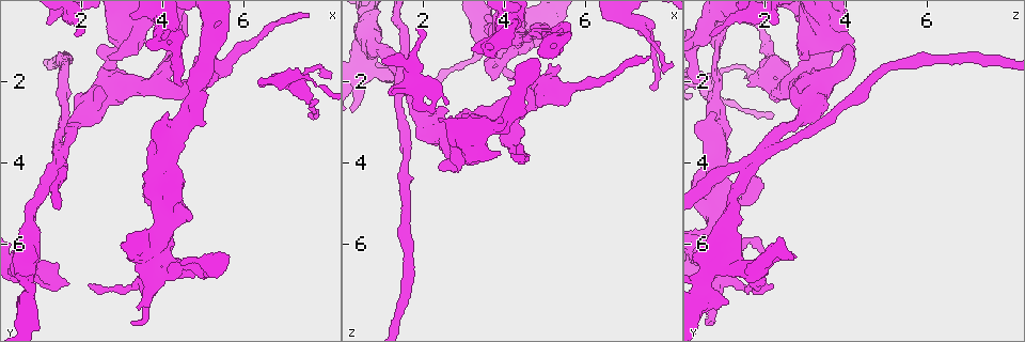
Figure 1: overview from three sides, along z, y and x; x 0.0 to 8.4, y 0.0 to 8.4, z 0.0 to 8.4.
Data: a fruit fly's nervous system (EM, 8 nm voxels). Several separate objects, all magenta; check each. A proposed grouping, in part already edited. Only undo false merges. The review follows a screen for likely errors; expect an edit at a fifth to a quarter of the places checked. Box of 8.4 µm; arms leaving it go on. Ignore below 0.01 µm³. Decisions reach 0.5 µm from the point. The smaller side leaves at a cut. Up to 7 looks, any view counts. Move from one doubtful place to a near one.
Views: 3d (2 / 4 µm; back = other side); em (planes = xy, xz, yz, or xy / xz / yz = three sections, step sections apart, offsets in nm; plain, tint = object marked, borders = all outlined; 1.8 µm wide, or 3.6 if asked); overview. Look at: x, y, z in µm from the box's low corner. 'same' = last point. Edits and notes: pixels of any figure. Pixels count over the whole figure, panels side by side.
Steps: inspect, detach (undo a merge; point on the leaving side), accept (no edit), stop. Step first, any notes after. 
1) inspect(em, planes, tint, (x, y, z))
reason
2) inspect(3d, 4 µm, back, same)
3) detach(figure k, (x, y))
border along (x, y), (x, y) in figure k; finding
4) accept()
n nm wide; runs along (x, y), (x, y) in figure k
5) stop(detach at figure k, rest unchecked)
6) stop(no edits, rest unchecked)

inspect(3d, 4 µm, (4.20, 0.60, 0.60))
abrupt turn

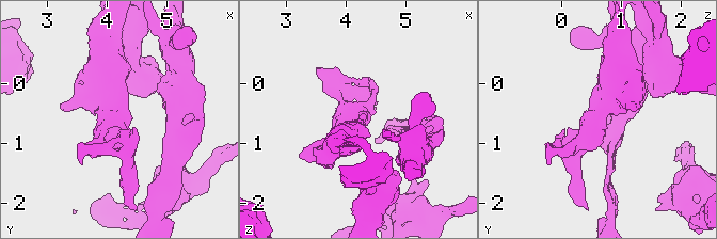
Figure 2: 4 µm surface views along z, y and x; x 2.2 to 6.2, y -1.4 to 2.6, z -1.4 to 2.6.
inspect(em, planes, plain, (4.25, 0.55, 0.55))
shape alone is not enough

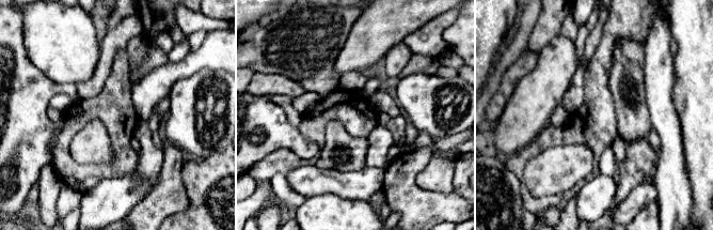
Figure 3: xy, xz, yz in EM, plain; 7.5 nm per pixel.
inspect(em, planes, tint, same)
where the object lies

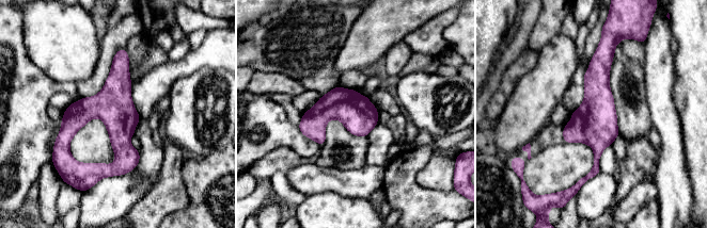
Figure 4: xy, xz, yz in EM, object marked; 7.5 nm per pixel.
accept()
runs along (123, 51), (120, 160), (94, 174) in figure 4; all the same neuron

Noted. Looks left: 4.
inspect(em, planes, tint, (4.30, 3.15, 0.90))
thick turns thin

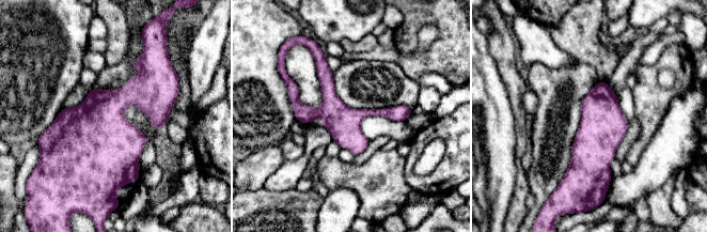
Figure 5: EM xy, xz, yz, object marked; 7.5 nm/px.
accept()
260 nm wide; runs along (292, 95), (307, 112), (409, 110) in figure 5; continuous, no second neuron

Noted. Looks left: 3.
inspect(3d, 4 µm, (3.35, 1.05, 3.05))
sudden change in width

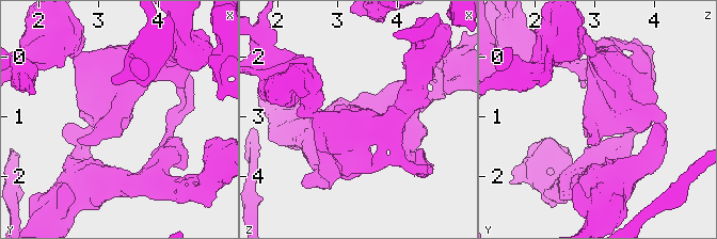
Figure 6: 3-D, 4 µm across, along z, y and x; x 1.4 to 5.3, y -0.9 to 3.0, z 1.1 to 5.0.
inspect(em, planes, tint, (3.30, 1.00, 3.05))

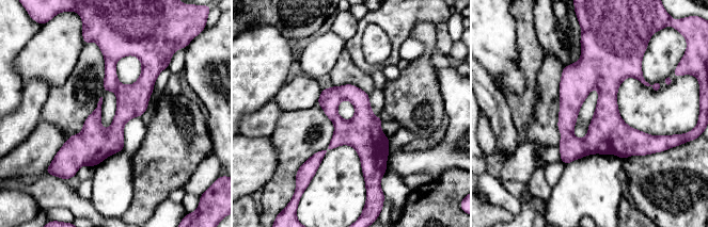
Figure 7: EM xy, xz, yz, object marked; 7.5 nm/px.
accept()
runs along (156, 70), (99, 143), (63, 157) in figure 7; continuous, no second neuron

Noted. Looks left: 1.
stop(no edits, rest unchecked)

